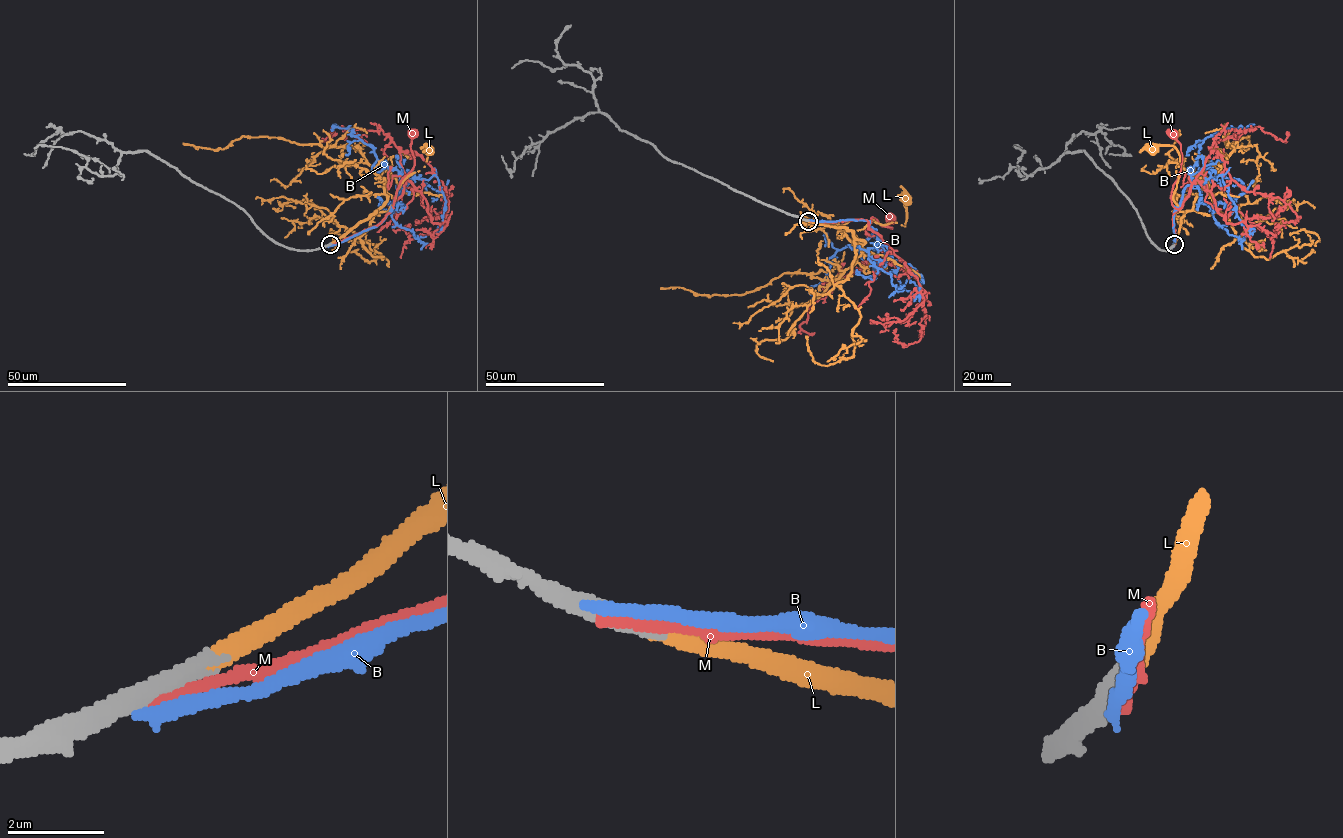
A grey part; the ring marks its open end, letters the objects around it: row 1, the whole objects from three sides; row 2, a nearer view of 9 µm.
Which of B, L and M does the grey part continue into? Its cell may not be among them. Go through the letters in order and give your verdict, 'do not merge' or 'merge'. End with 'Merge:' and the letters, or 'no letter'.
B: do not merge
L: merge
M: do not merge
Merge: L

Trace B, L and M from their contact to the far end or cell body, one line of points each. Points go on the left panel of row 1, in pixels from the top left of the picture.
B: (327, 246), (375, 227), (391, 209), (401, 175), (352, 135), (351, 128), (333, 128), (332, 124)
L: (330, 244), (371, 215), (386, 212), (401, 183), (425, 166), (429, 150)
M: (329, 245), (377, 226), (392, 209), (400, 182), (414, 165), (410, 144), (416, 135), (414, 133)

